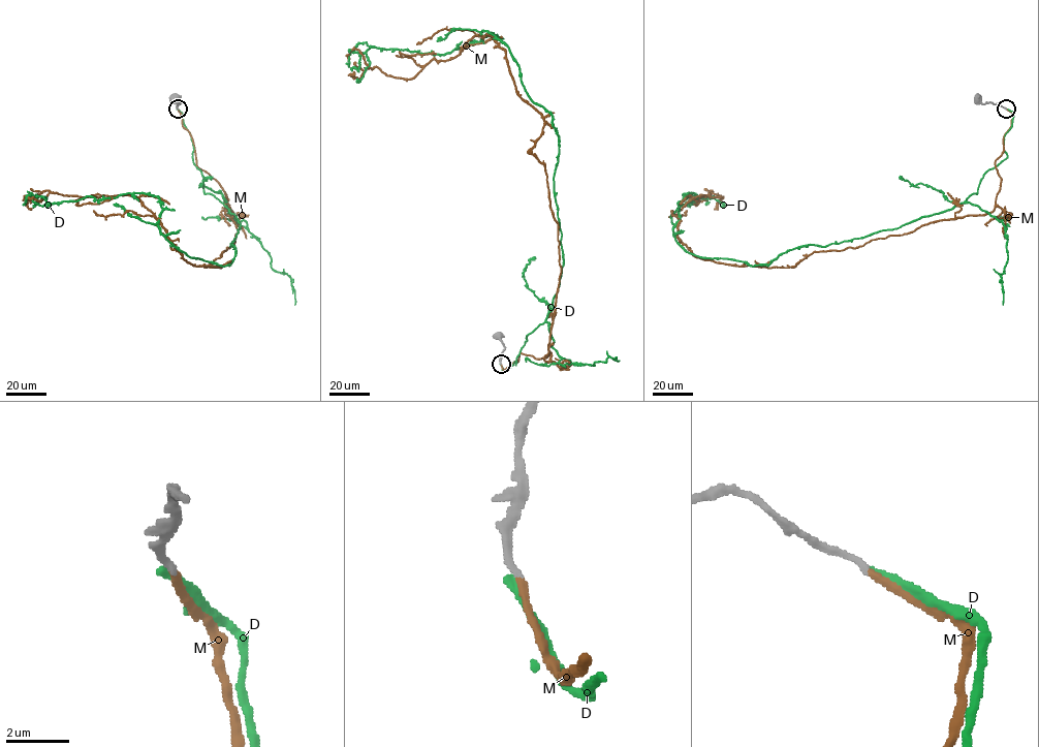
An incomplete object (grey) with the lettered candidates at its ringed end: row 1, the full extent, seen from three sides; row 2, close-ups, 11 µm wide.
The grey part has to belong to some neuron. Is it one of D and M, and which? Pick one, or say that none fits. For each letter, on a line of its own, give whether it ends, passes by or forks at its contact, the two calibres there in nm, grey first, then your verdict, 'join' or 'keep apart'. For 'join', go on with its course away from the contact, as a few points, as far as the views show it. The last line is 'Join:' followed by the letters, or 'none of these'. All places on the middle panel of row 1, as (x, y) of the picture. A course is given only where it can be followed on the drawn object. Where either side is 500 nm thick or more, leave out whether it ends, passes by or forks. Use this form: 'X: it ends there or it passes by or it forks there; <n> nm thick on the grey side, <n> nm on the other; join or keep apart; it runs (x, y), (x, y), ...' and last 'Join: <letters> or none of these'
D: it ends there; 240 nm thick on the grey side, 220 nm on the other; keep apart
M: it ends there; 220 nm thick on the grey side, 240 nm on the other; join; it runs (501, 364), (551, 352), (558, 223), (530, 150), (544, 118), (491, 35), (411, 79), (357, 50), (349, 62)
Join: M

